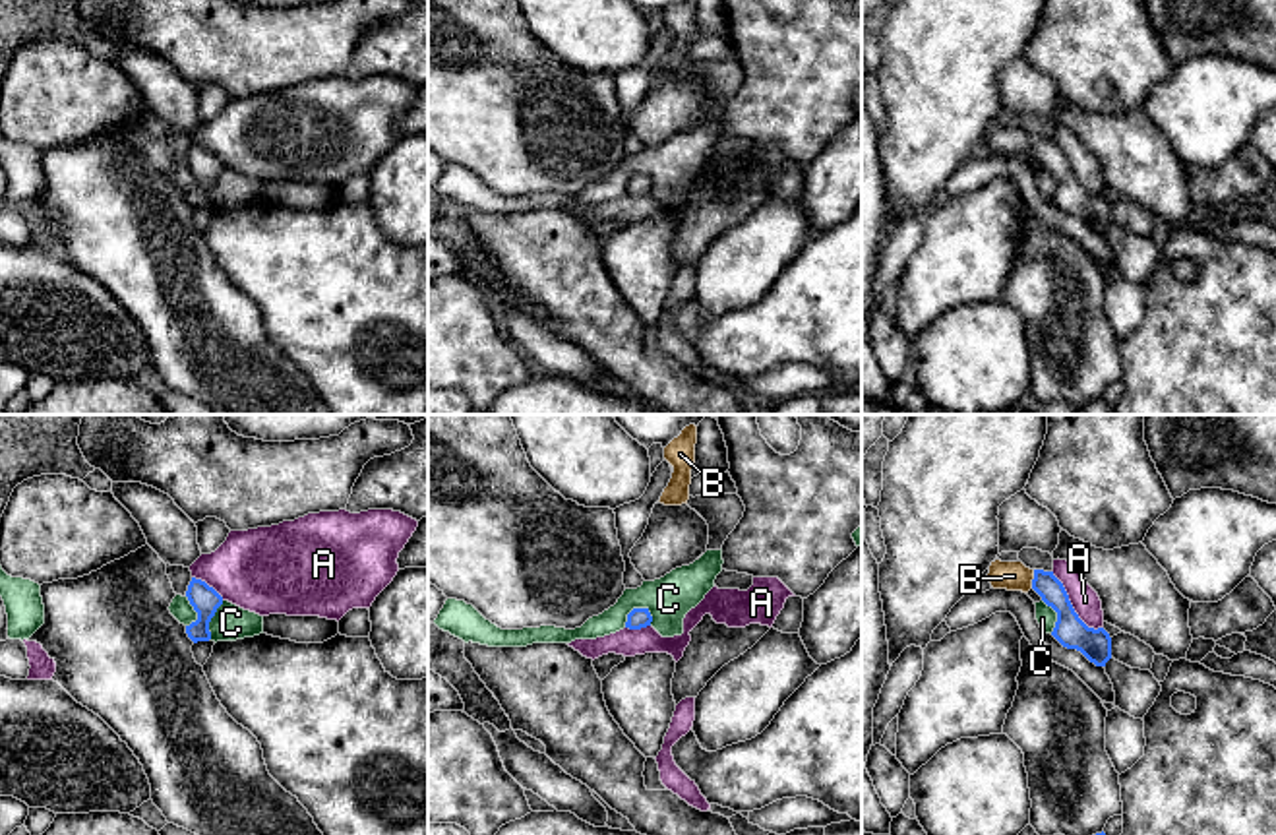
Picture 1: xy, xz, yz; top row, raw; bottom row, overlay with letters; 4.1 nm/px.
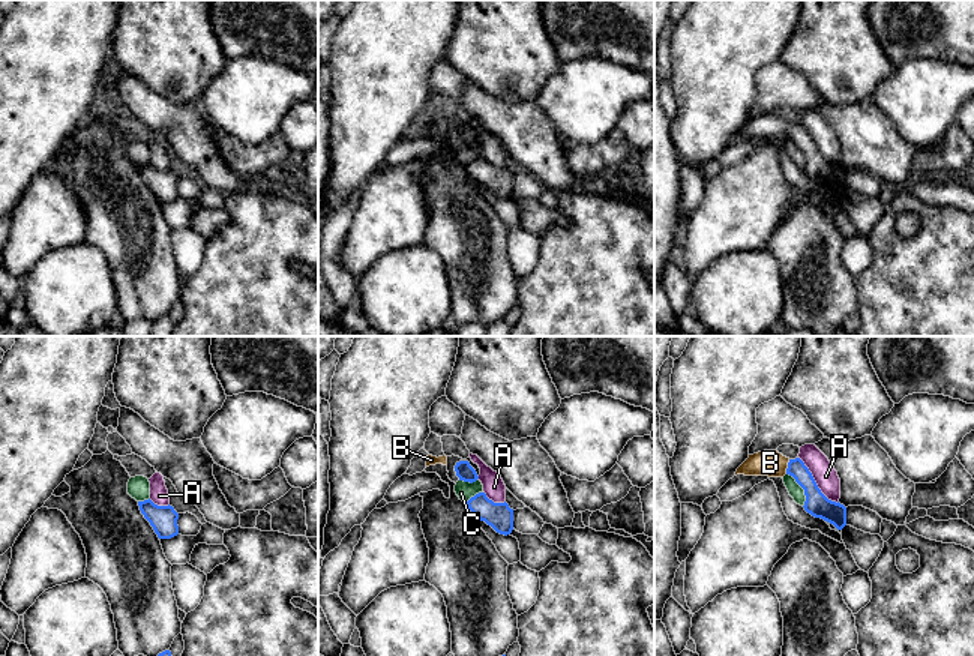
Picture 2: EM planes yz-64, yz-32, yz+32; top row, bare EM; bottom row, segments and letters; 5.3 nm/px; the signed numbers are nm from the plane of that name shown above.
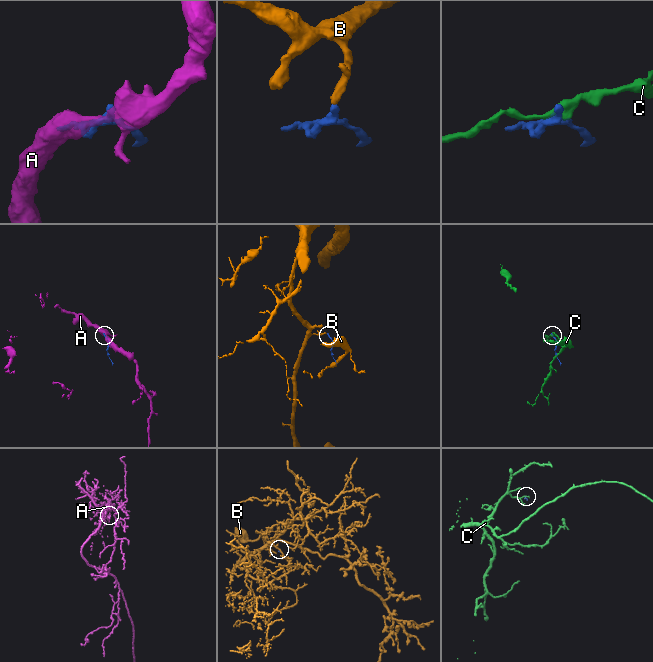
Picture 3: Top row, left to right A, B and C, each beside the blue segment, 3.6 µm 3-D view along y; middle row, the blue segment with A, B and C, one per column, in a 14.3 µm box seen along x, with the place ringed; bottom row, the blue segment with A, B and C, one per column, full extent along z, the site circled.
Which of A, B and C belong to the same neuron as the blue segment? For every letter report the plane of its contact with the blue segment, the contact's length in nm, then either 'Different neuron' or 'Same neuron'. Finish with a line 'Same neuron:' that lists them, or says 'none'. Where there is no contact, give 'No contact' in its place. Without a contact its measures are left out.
A: Touches blue in yz. Shared border 320 nm. Different neuron
B: Touches blue in yz. Shared border 80 nm. Same neuron
C: Touches blue in xz. Shared border 130 nm. Different neuron
Same neuron: B

